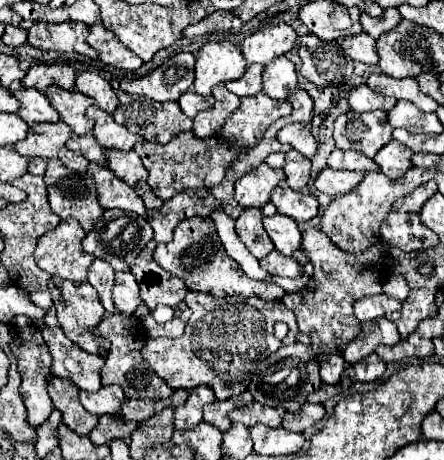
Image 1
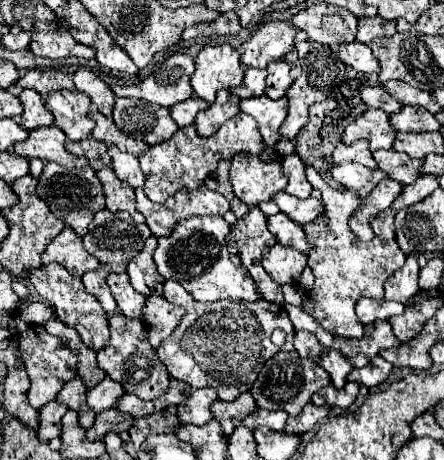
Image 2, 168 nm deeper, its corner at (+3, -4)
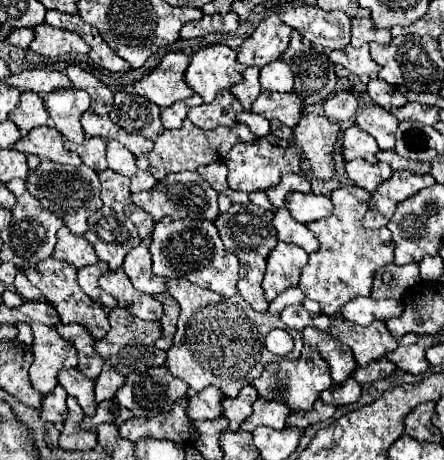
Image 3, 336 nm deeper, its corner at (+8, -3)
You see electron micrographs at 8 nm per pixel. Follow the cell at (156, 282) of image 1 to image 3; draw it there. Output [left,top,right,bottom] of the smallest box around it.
[124,237,166,295]

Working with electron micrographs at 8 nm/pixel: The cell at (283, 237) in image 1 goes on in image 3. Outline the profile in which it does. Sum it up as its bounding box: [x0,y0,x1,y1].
[274,209,320,253]

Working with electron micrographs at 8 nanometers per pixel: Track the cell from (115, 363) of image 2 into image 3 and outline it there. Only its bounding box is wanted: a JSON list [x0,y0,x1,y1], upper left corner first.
[96,307,166,375]

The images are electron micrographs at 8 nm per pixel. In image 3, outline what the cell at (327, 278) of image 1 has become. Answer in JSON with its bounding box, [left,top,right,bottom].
[298,187,394,317]

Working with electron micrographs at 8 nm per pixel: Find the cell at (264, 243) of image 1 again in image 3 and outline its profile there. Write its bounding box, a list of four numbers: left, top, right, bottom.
[214,203,278,313]

